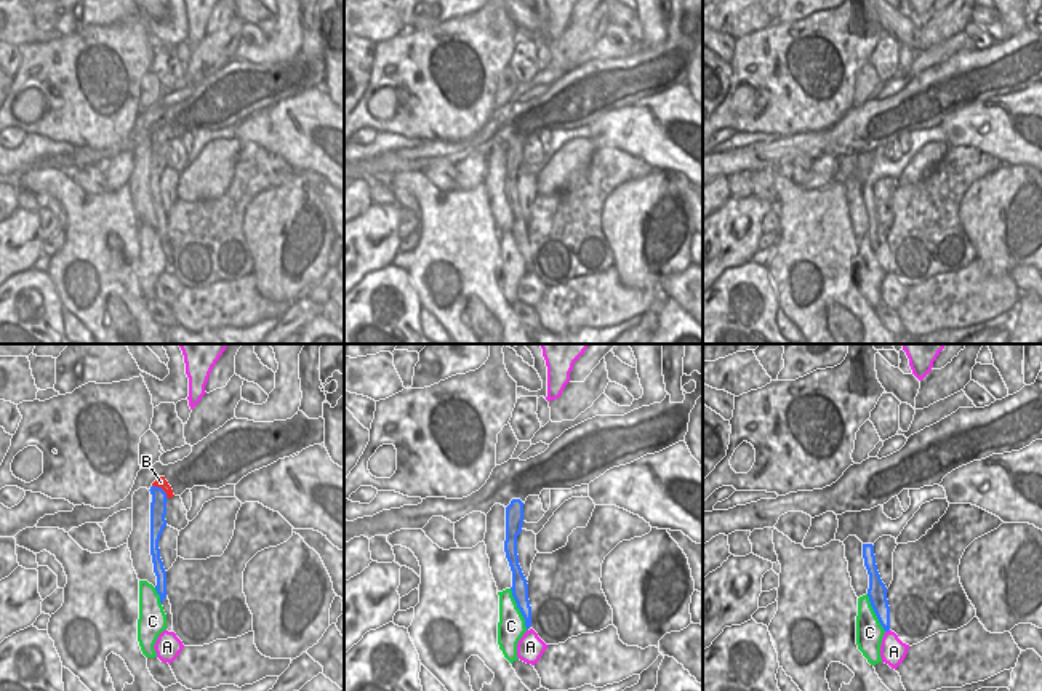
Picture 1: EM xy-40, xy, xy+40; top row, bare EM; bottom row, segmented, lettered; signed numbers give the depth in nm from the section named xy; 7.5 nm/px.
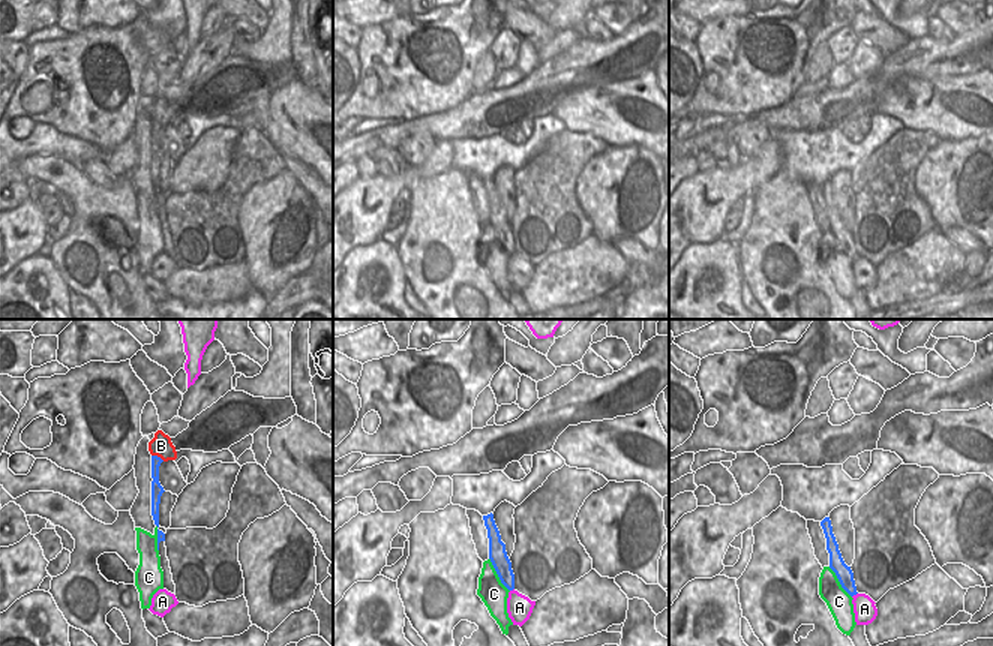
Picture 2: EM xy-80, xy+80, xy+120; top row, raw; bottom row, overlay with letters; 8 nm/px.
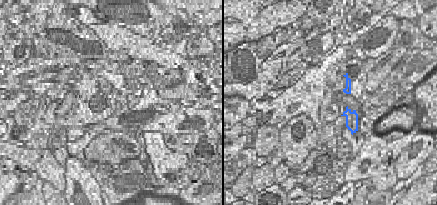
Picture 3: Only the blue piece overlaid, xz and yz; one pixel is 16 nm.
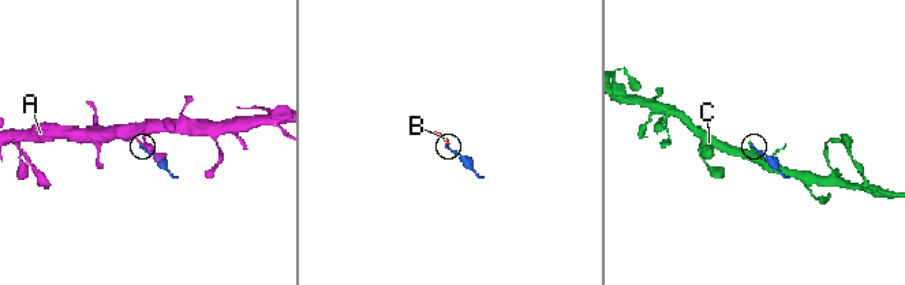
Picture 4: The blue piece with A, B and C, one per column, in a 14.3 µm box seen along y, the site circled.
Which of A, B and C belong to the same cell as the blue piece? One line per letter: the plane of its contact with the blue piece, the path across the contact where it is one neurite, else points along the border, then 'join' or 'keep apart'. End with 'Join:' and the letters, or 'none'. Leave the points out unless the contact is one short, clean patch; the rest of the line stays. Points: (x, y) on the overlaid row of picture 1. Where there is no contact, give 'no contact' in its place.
A: xy+40 | keep apart
B: xy-40 | along xy-40 (152, 485), (157, 485), (168, 498) | keep apart
C: xy | keep apart
Join: none

